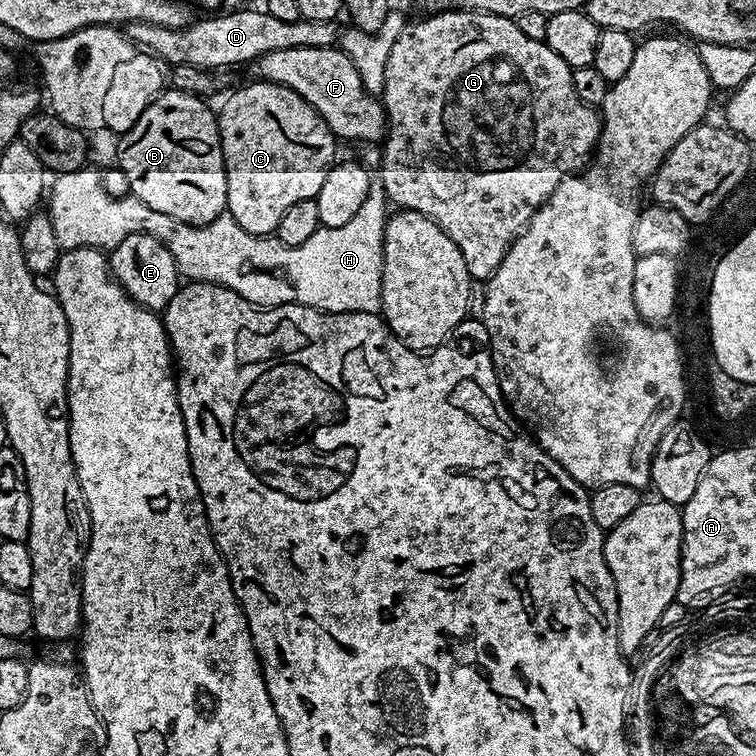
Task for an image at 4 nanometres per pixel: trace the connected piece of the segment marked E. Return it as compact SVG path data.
M135 232L130 234L130 238L122 238L122 242L111 249L108 265L113 278L128 292L128 297L157 314L163 313L176 291L182 287L182 273L174 254L163 240L148 232Z

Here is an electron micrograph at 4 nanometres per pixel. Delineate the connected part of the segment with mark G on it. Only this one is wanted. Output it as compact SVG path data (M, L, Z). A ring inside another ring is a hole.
M453 10L451 12L434 12L416 20L405 23L402 34L398 34L398 42L390 50L390 58L386 58L386 82L382 93L384 117L388 120L388 127L384 133L382 147L384 157L380 160L379 187L384 189L385 197L396 203L397 209L406 212L417 212L430 218L450 238L454 238L454 246L462 250L462 258L466 258L466 270L472 275L473 281L486 282L498 270L502 258L510 250L510 246L523 234L524 228L532 221L532 215L547 202L550 194L558 190L558 186L565 178L584 171L586 165L593 159L596 143L600 140L602 116L597 109L583 104L574 94L574 78L572 67L543 40L526 38L522 30L518 30L515 20L507 20L498 14L485 12L465 12Z

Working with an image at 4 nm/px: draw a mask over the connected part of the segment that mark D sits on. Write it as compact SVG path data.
M240 8L237 12L224 12L208 14L205 20L193 19L185 28L167 28L166 26L154 26L148 22L133 22L127 25L126 35L137 48L144 49L157 60L168 66L194 66L205 70L217 70L216 68L232 68L235 64L248 64L270 54L274 50L290 50L291 48L331 48L337 43L338 31L333 21L314 22L301 18L298 22L281 22L274 18L267 10L256 8Z

